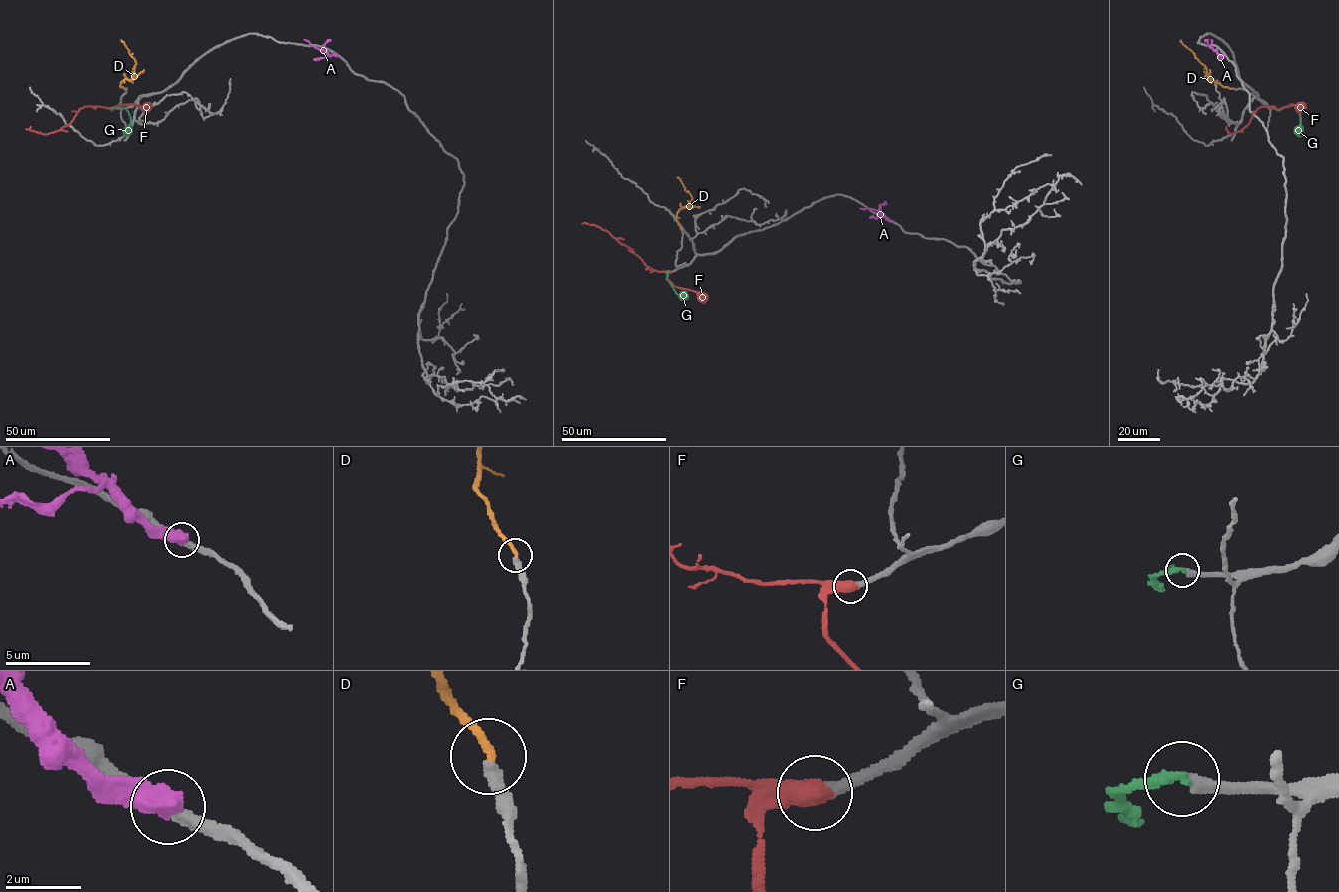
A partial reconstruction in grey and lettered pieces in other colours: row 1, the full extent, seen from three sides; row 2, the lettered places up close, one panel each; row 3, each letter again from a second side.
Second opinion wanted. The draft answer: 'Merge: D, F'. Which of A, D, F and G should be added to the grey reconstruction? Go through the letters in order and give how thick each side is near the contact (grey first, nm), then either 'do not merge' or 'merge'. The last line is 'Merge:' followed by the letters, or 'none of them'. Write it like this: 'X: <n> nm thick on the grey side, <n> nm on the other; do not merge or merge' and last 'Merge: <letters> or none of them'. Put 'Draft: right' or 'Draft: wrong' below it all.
A: 320 nm thick on the grey side, 700 nm on the other; do not merge
D: 320 nm thick on the grey side, 240 nm on the other; merge
F: 360 nm thick on the grey side, 650 nm on the other; merge
G: 360 nm thick on the grey side, 280 nm on the other; do not merge
Merge: D, F
Draft: right

